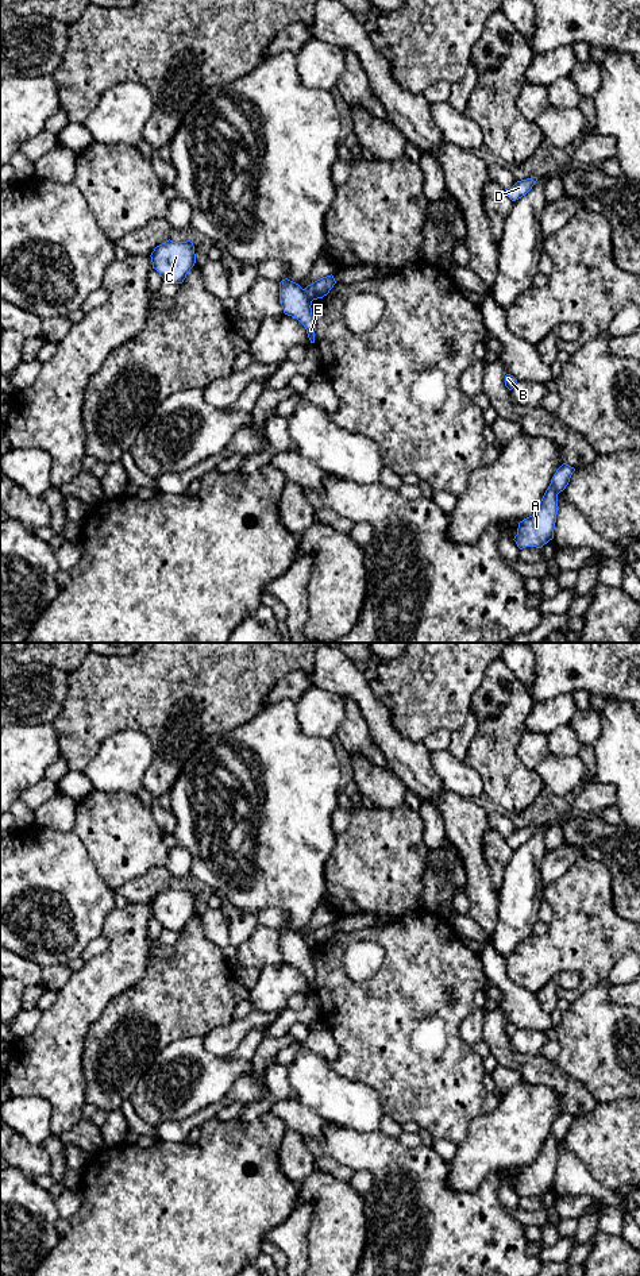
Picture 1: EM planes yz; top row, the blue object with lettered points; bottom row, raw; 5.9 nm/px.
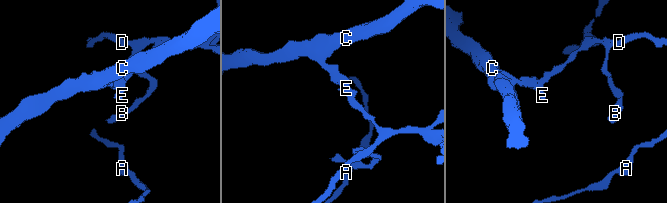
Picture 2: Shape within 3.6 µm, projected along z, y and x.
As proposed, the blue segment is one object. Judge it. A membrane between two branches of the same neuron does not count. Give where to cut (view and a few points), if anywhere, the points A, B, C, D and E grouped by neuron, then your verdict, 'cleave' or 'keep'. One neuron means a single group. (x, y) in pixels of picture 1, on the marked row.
cut in yz along (303, 289), (311, 301); A B D / C E; cleave

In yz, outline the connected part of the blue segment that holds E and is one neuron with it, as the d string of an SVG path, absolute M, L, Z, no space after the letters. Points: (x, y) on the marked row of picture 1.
M285 278L279 282L279 302L284 313L296 317L306 329L311 343L315 343L316 325L312 316L312 301L296 282Z

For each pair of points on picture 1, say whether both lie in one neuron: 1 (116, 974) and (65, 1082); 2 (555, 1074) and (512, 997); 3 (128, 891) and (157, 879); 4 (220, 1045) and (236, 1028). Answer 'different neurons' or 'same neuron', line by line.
1: same neuron
2: different neurons
3: same neuron
4: same neuron

